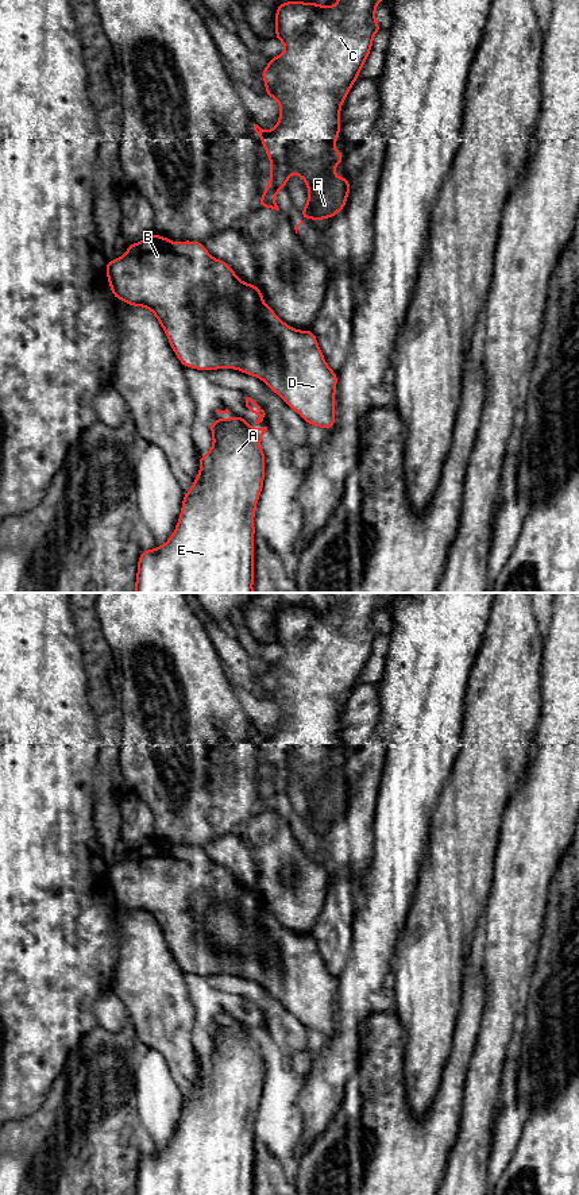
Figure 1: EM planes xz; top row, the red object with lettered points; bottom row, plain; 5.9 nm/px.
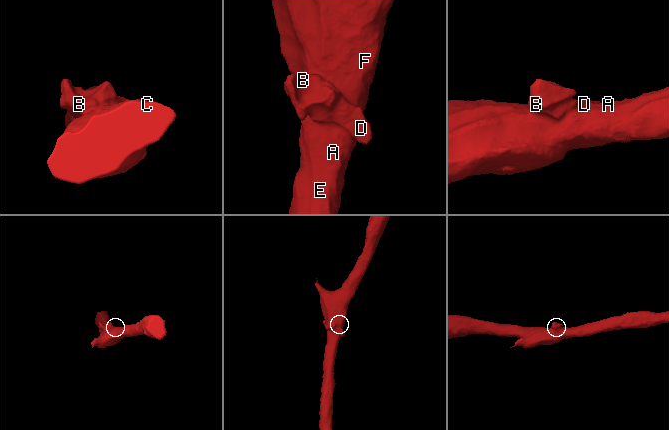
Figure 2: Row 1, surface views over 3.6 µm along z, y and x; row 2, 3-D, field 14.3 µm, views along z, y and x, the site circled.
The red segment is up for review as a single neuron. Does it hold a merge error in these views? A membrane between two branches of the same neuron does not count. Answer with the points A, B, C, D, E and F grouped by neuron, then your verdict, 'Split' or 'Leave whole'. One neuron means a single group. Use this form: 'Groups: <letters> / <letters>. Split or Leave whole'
Groups: A C E F / B D. Split

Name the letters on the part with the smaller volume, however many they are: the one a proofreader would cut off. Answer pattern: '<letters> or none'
B, D

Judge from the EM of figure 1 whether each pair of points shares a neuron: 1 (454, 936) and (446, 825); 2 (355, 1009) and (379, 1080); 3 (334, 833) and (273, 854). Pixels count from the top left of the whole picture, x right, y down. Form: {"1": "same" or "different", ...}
{"1": "same", "2": "different", "3": "different"}

